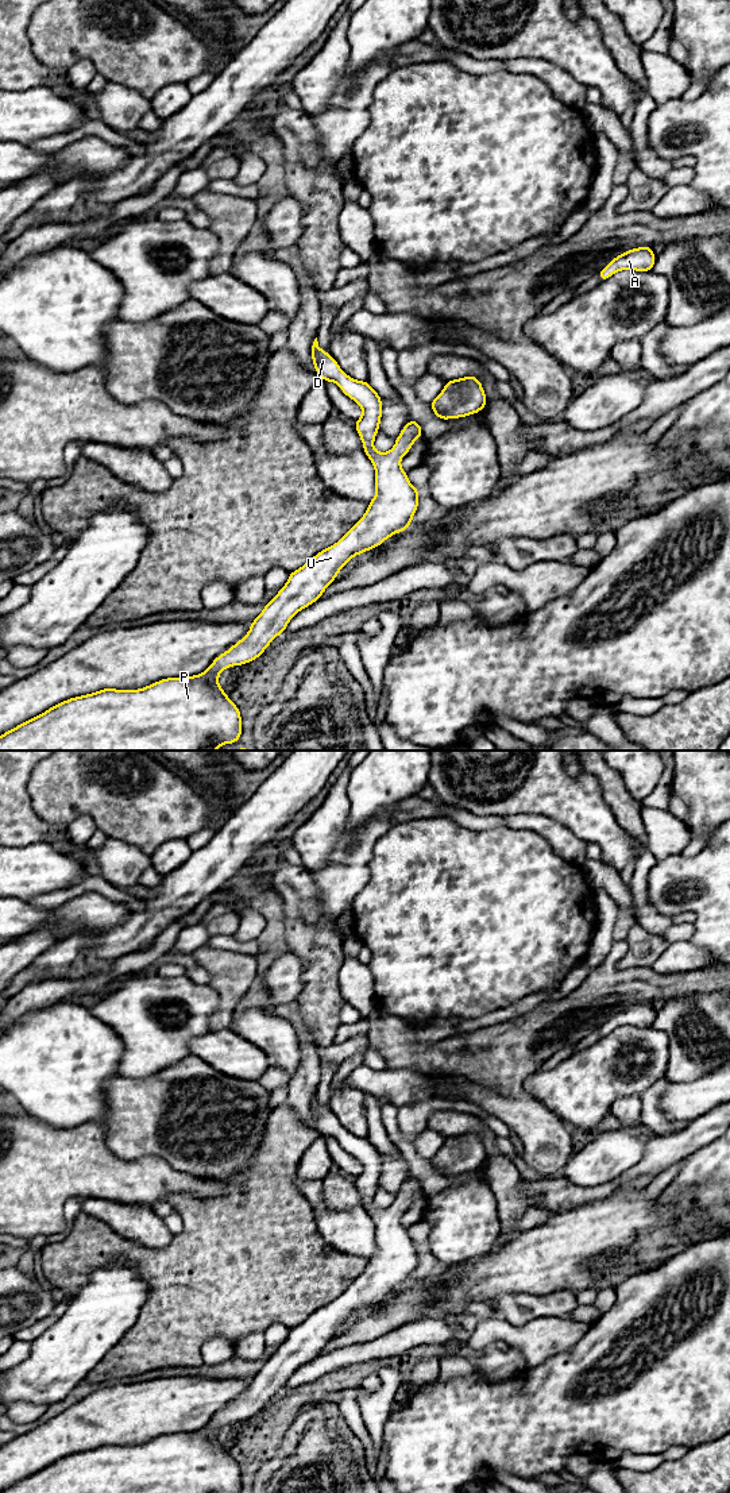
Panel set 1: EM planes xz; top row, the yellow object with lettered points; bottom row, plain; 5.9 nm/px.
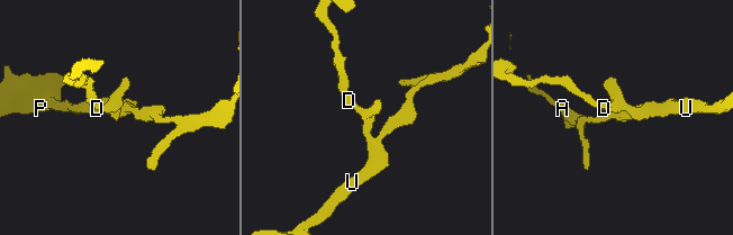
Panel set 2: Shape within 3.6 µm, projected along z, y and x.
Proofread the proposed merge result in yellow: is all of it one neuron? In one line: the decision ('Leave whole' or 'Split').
Leave whole

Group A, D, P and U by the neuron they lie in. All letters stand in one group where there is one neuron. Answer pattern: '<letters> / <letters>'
A D P U

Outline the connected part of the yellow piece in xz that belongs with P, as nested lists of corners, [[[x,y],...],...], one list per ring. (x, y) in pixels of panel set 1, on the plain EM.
[[[317,1093],[312,1102],[312,1116],[321,1135],[335,1138],[363,1168],[362,1173],[354,1178],[362,1195],[363,1207],[374,1220],[376,1245],[376,1251],[368,1258],[363,1273],[337,1299],[320,1307],[301,1324],[290,1328],[285,1342],[251,1378],[248,1389],[217,1412],[204,1428],[194,1432],[166,1434],[139,1446],[103,1444],[74,1453],[57,1459],[0,1493],[242,1493],[240,1466],[219,1442],[220,1428],[258,1415],[270,1399],[286,1386],[289,1377],[298,1367],[321,1354],[324,1346],[352,1313],[379,1303],[386,1295],[408,1285],[418,1265],[420,1247],[409,1238],[408,1228],[401,1223],[401,1215],[410,1207],[413,1199],[422,1193],[418,1177],[412,1174],[405,1180],[389,1208],[375,1207],[374,1196],[382,1174],[381,1151],[367,1137],[356,1137],[347,1131],[335,1114],[320,1104]]]

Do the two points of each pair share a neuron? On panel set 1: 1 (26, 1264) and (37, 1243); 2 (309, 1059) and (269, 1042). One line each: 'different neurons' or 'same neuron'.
1: same neuron
2: different neurons

